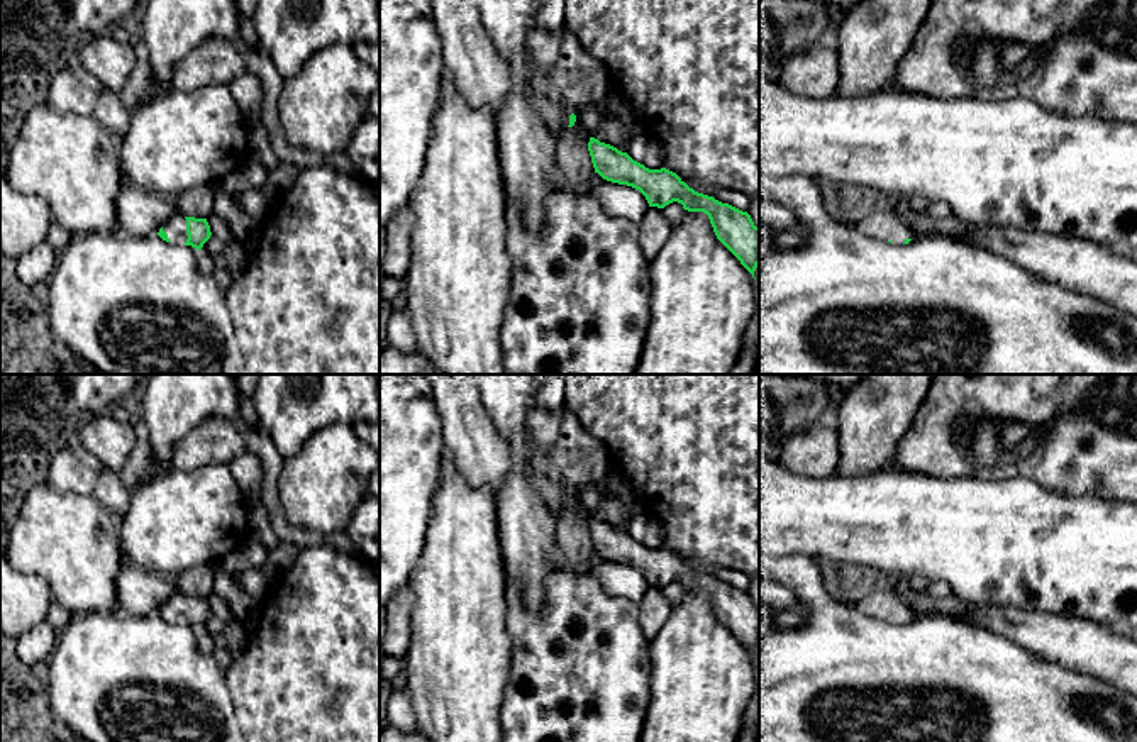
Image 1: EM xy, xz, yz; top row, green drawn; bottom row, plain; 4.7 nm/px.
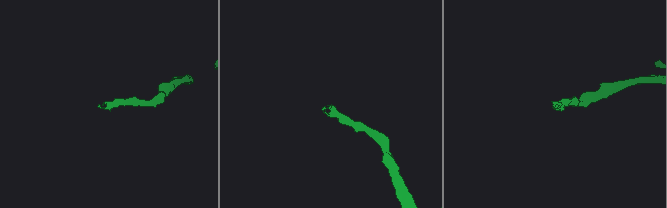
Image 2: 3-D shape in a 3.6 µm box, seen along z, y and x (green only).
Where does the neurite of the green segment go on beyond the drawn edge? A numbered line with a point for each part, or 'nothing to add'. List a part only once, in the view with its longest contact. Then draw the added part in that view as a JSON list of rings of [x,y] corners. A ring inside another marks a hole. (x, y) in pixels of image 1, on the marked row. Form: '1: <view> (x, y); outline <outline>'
1: xy (175, 227); outline [[[176,212],[169,220],[166,220],[163,230],[168,234],[171,244],[185,246],[188,234],[186,234],[186,219],[183,215]]]

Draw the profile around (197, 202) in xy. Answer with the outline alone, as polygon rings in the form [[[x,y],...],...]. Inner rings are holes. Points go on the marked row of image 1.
[[[202,183],[180,193],[175,200],[176,212],[183,217],[207,219],[214,208],[214,185]]]

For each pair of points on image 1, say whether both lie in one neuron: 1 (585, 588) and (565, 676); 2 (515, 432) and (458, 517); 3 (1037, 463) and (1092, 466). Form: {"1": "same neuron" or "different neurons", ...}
{"1": "same neuron", "2": "different neurons", "3": "same neuron"}

